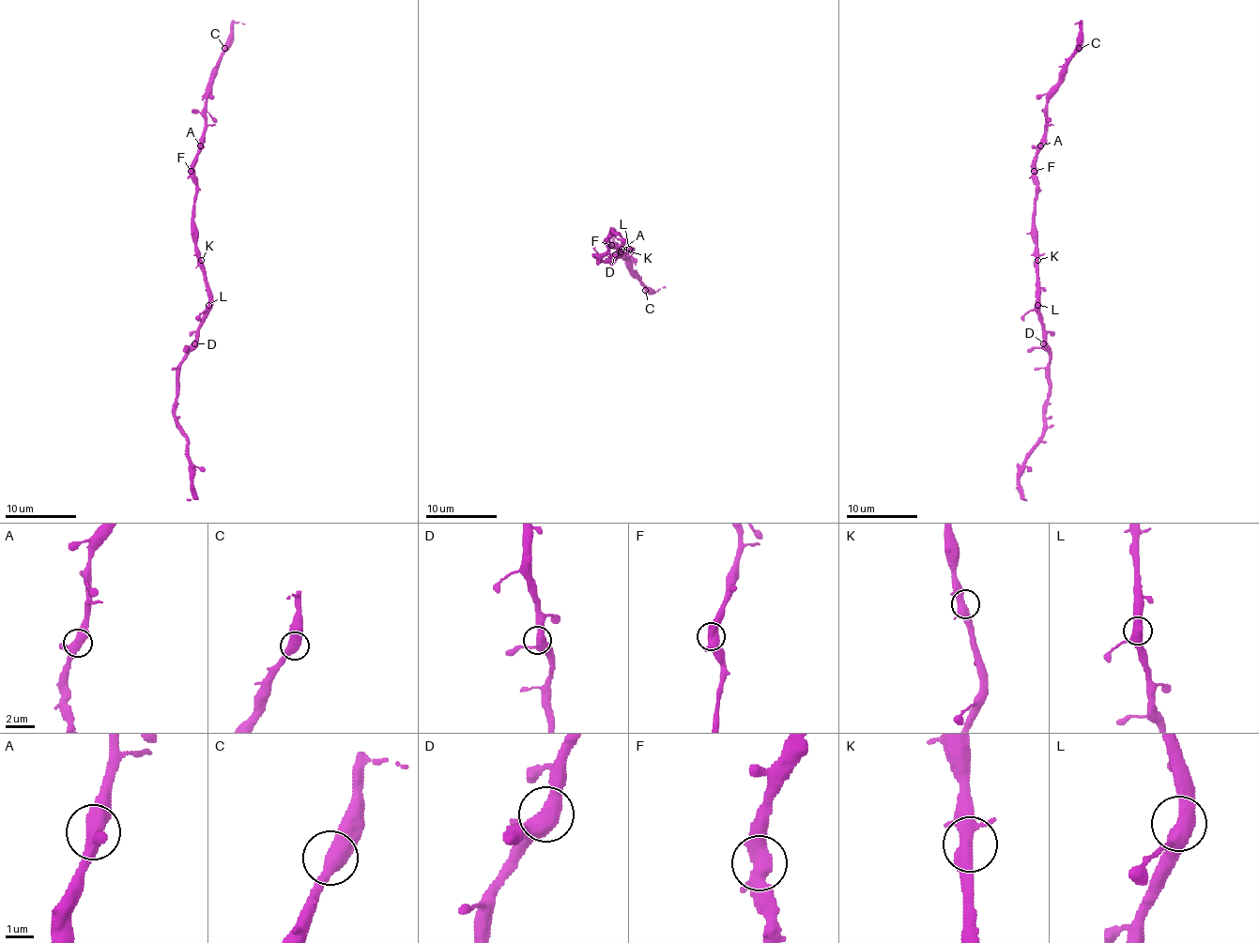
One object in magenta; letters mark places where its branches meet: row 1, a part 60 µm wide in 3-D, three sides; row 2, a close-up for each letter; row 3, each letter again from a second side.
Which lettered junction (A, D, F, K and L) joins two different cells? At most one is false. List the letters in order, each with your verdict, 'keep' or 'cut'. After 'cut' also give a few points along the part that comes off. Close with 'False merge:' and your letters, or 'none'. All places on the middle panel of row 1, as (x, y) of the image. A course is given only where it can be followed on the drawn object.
A: keep
D: keep
F: keep
K: keep
L: keep
False merge: none

